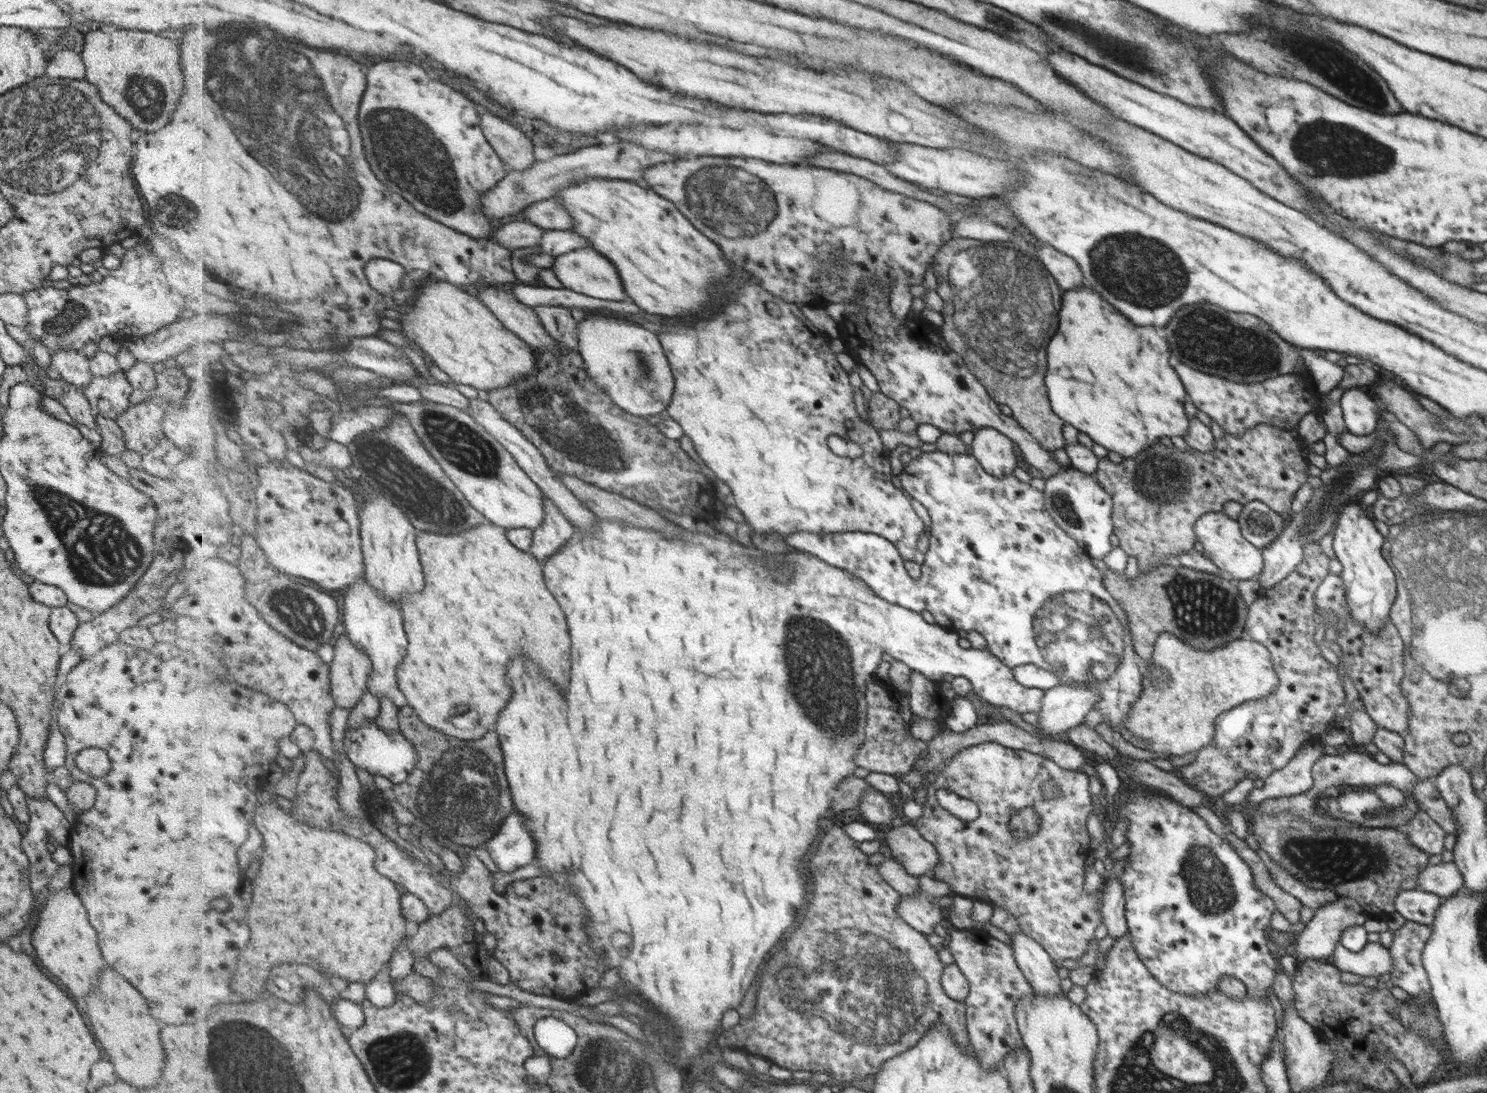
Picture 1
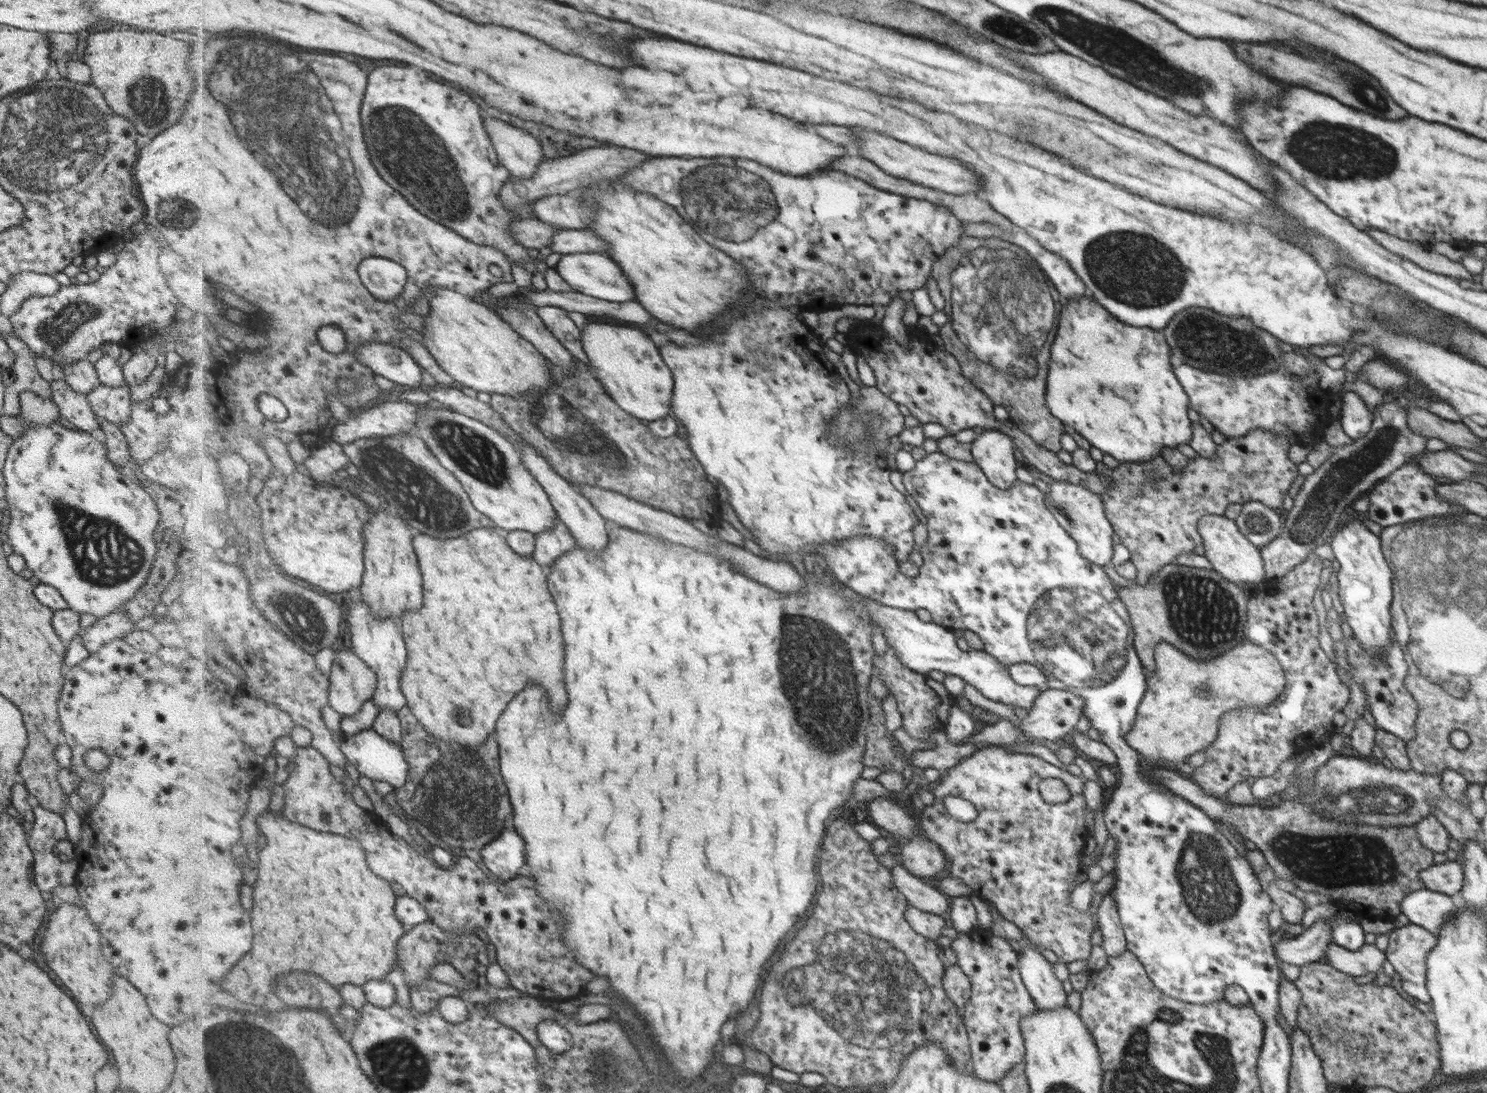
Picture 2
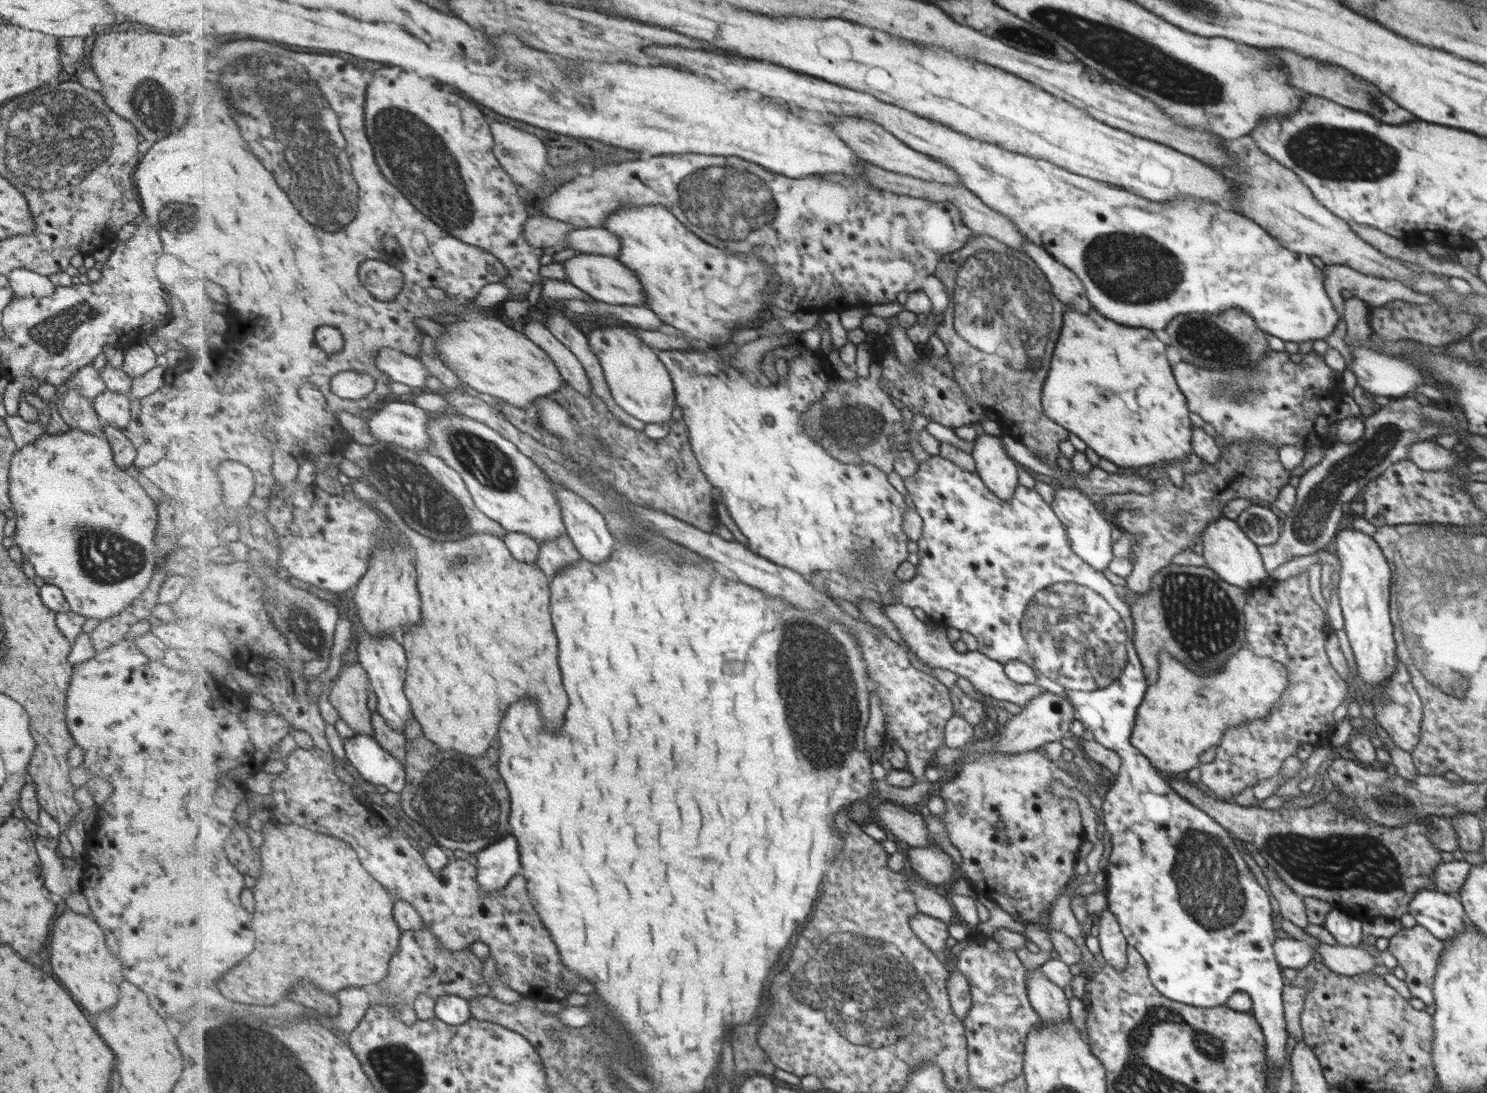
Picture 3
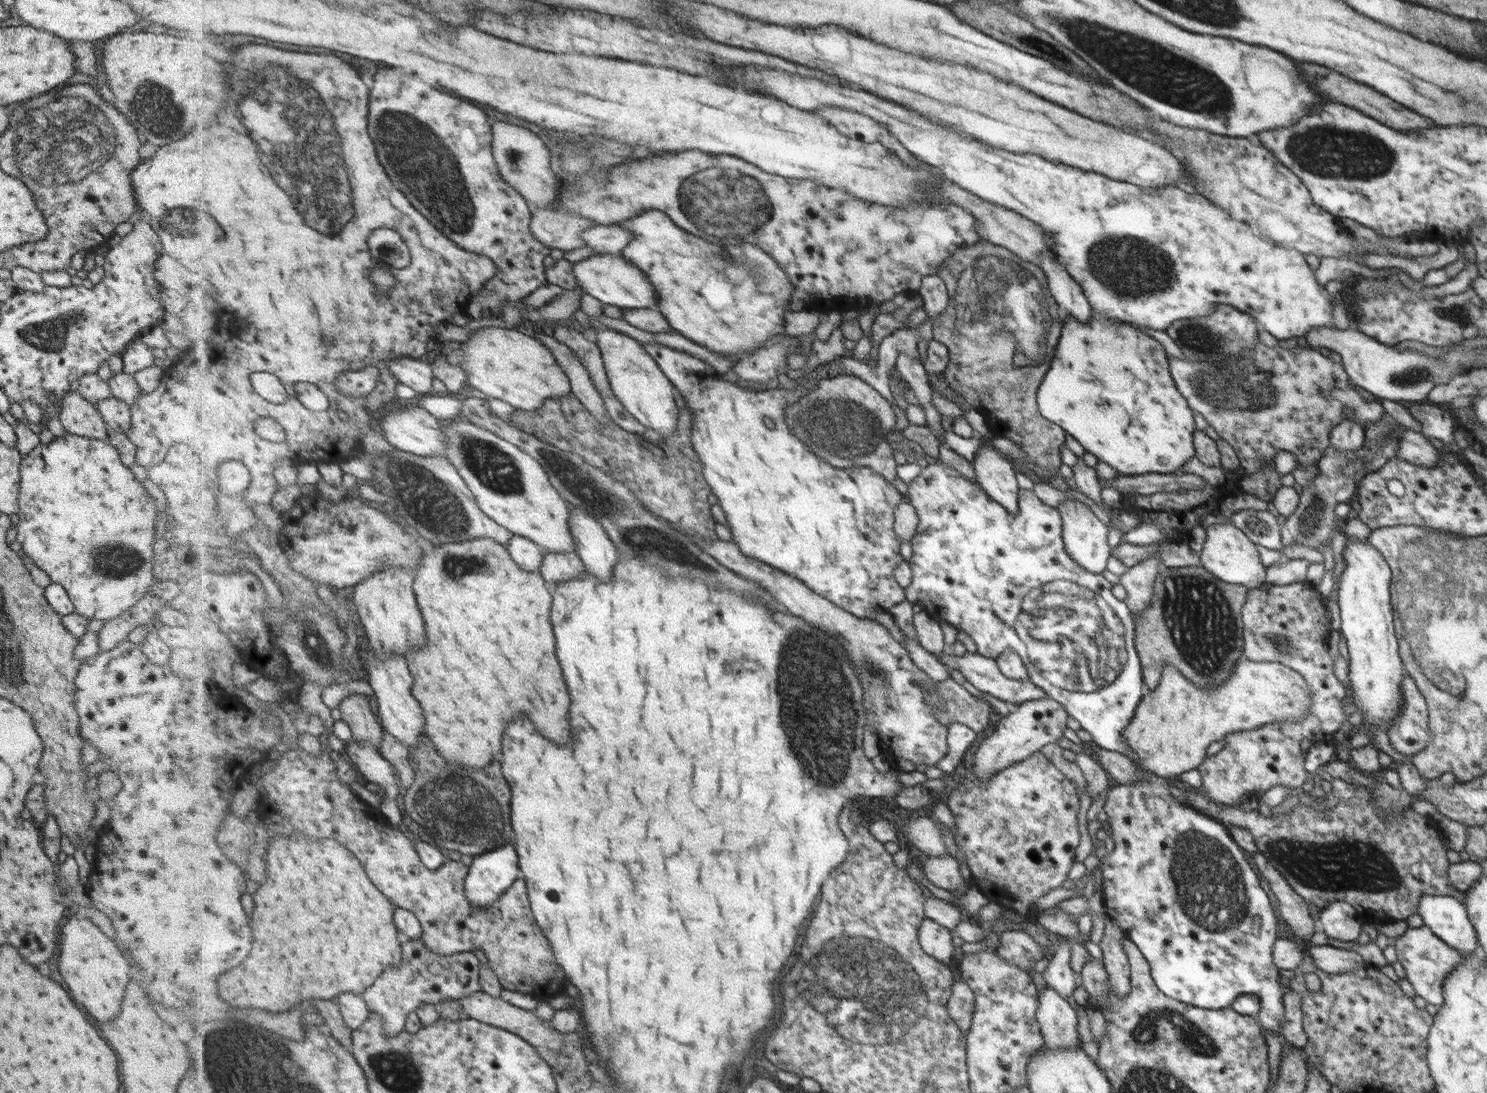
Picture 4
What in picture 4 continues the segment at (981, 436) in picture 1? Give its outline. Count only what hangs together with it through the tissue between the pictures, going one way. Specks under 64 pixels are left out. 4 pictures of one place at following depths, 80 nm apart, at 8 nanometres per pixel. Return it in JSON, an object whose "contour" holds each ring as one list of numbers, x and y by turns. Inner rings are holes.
{"contour":[[989,443,989,446,983,446,977,450,972,465,974,479,980,487,994,501,997,501,1005,512,1011,516,1017,514,1019,488,1015,481,1015,470,1011,461]]}

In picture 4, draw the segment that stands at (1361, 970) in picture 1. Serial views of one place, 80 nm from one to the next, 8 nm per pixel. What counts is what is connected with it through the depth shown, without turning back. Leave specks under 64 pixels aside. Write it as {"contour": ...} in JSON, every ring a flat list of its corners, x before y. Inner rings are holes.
{"contour":[[1313,945,1308,948,1307,953,1316,967,1326,973,1341,974,1359,971,1365,964,1363,958,1354,951,1331,945]]}

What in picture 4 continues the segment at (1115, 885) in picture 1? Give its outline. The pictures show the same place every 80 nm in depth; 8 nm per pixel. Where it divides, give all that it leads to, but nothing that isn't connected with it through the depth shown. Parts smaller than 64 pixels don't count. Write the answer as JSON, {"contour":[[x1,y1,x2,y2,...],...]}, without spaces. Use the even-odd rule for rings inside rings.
{"contour":[[1104,917,1103,923,1103,936,1099,940,1099,948,1101,949,1102,956,1099,962,1102,962,1105,972,1107,974,1108,982,1115,996,1121,998,1129,994,1129,973,1130,966,1128,965,1128,958,1124,953,1123,947,1119,944,1121,937,1124,935,1117,927,1113,920]]}

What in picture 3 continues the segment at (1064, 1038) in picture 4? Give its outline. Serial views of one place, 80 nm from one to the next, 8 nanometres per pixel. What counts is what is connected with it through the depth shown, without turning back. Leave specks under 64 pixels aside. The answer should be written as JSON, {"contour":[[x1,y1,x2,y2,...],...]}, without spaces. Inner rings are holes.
{"contour":[[1039,967,1027,971,1028,1000,1040,1017,1041,1023,1052,1025,1069,1019,1067,998]]}

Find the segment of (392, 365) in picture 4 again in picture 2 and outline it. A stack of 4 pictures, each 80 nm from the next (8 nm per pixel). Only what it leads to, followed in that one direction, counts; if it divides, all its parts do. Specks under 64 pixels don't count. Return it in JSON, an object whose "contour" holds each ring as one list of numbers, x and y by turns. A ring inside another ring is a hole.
{"contour":[[369,341,362,344,356,355,373,373,387,378,398,387,421,388,421,366,405,348,394,344]]}

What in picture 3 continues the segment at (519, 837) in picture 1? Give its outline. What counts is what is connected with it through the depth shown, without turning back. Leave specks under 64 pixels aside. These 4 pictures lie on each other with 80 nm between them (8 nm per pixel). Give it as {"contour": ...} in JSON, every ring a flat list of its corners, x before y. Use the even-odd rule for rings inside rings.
{"contour":[[507,835,503,840,479,851,477,861,477,884,486,893,508,887,517,875,523,874,518,838]]}

